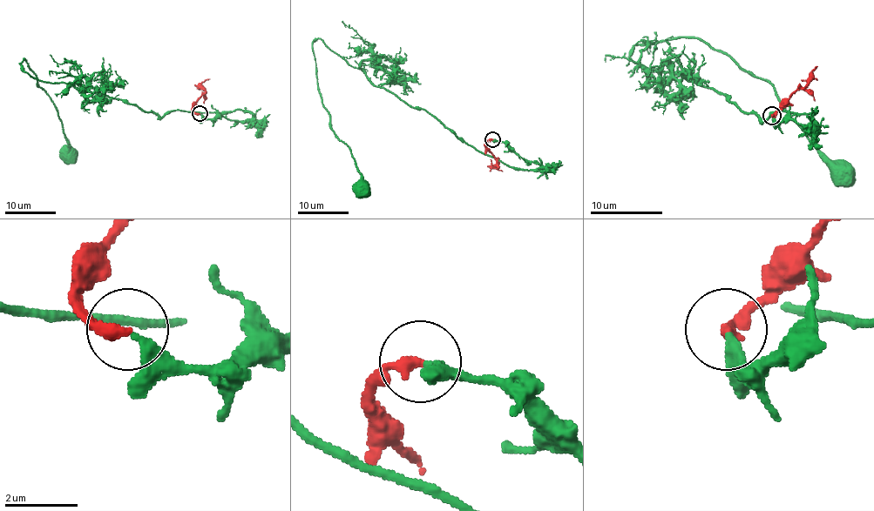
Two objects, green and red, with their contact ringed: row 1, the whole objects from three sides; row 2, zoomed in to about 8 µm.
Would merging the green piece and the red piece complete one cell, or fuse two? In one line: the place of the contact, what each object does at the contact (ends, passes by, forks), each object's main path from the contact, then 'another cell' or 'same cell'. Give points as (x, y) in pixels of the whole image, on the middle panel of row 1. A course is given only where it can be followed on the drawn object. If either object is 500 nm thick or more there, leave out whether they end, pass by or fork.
place (492, 139); green ends; red ends; course green (492, 138), (545, 167), (508, 167), (463, 143), (320, 39), (317, 86), (359, 187); course red (492, 138), (486, 143), (486, 148), (497, 162), (495, 167), (503, 171); same cell

